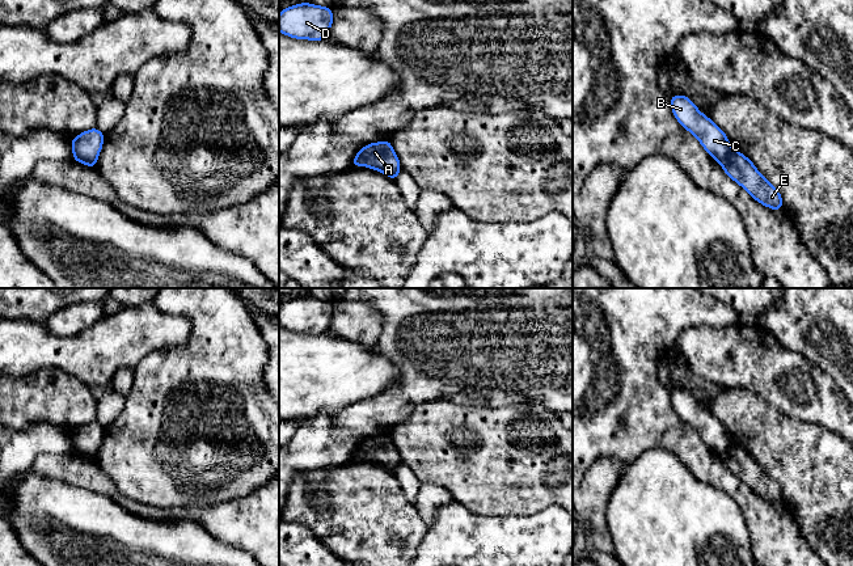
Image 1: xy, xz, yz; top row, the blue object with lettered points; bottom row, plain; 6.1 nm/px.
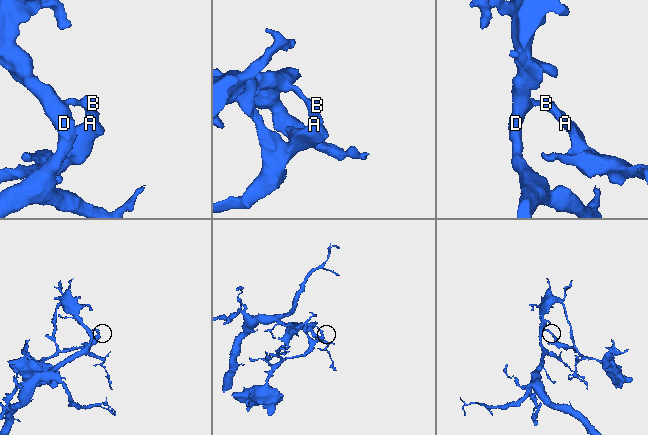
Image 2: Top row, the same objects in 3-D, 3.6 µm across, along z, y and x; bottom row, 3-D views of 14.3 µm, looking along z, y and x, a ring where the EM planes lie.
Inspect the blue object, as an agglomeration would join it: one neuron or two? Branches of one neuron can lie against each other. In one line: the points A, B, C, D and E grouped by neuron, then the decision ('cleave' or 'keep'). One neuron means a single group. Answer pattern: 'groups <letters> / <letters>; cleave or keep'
groups A E / B C D; cleave

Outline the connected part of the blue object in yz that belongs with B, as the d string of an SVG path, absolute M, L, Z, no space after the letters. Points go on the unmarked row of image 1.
M671 388L671 404L677 415L698 432L711 452L719 456L727 448L731 442L727 428L704 409L688 389Z

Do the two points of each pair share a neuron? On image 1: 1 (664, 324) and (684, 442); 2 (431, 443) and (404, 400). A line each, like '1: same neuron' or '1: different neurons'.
1: same neuron
2: different neurons

